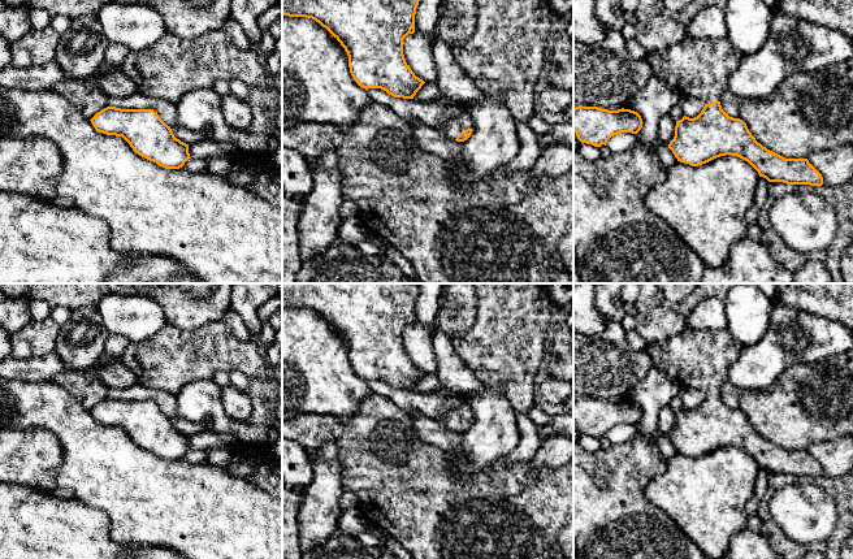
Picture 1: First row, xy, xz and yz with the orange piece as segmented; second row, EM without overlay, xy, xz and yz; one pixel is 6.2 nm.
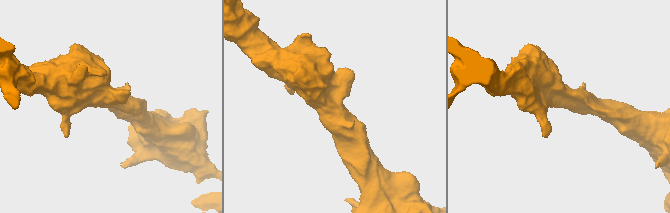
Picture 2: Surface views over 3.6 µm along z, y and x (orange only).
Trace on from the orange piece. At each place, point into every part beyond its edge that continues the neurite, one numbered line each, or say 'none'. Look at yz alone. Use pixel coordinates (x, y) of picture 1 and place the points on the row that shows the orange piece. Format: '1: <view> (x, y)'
1: yz (700, 68)

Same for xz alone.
1: xz (451, 129)

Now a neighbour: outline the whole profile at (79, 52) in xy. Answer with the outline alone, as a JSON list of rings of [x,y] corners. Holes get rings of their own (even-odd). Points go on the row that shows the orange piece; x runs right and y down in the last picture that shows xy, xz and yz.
[[[77,17],[60,34],[55,61],[75,81],[96,74],[109,42],[99,18]]]

